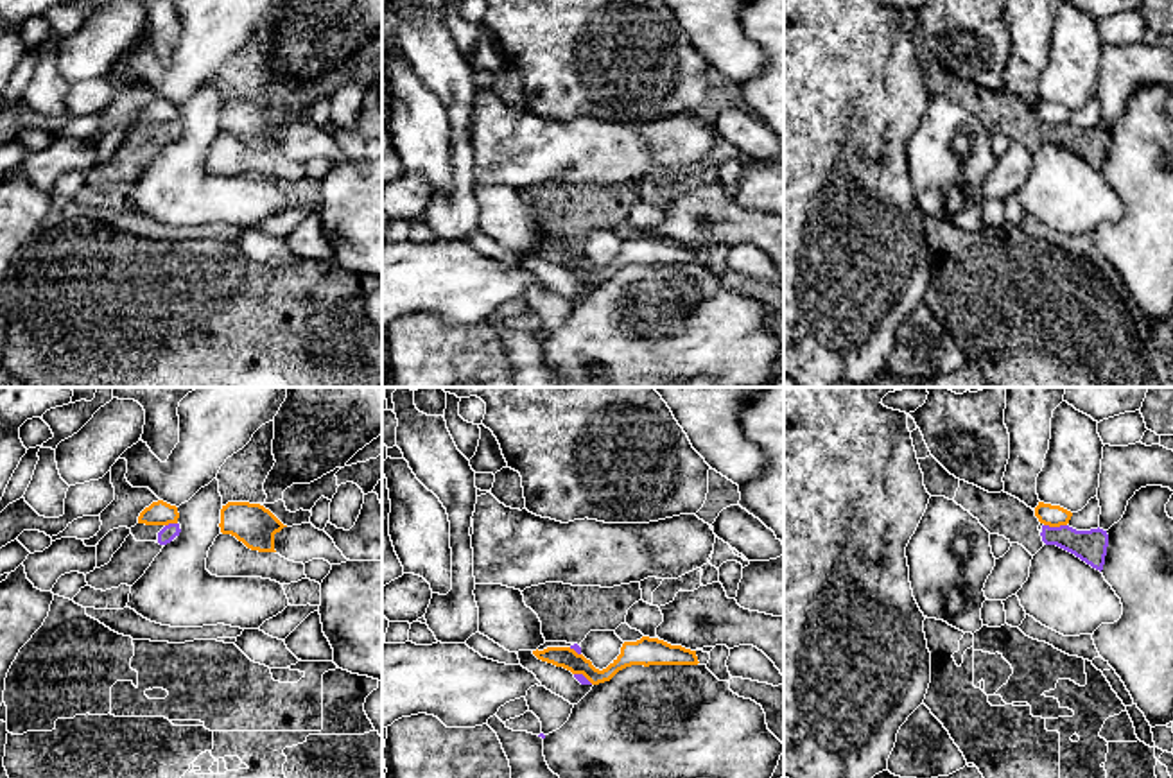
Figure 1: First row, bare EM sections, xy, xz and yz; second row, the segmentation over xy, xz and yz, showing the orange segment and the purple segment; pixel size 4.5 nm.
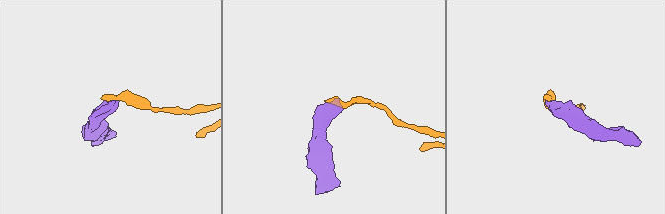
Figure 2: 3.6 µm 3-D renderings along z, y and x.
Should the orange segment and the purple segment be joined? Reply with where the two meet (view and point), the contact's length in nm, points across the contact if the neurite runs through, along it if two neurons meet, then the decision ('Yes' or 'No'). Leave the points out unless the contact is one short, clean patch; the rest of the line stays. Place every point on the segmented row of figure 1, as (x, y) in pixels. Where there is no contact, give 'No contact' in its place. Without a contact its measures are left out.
Touches orange at yz (1055, 526). Shared border 100 nm. Boundary: yz (1044, 524), (1066, 526). No

